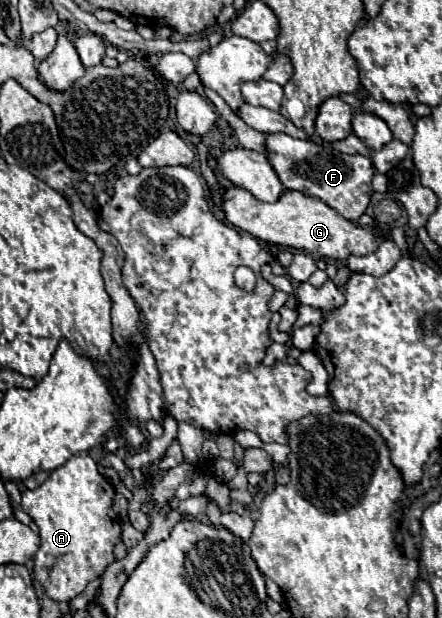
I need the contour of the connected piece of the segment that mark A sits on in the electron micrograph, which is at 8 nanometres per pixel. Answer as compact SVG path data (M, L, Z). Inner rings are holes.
M87 454L71 456L61 468L53 470L39 488L23 494L21 508L39 526L41 546L33 558L35 560L33 572L35 578L43 584L47 598L55 602L71 602L87 588L89 582L93 582L115 560L113 550L115 544L121 540L121 524L117 514L111 508L113 496L115 496L115 488L99 474L95 460L89 458Z

